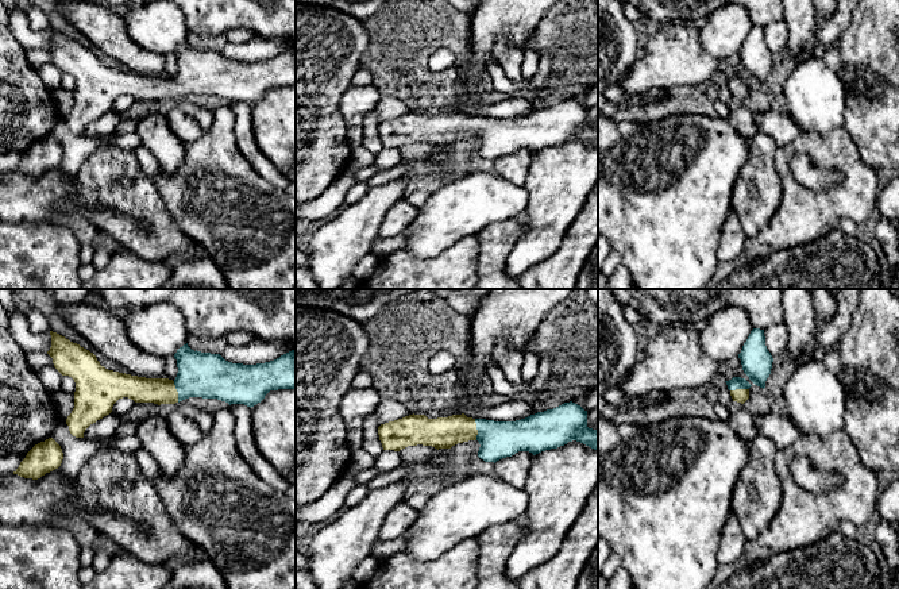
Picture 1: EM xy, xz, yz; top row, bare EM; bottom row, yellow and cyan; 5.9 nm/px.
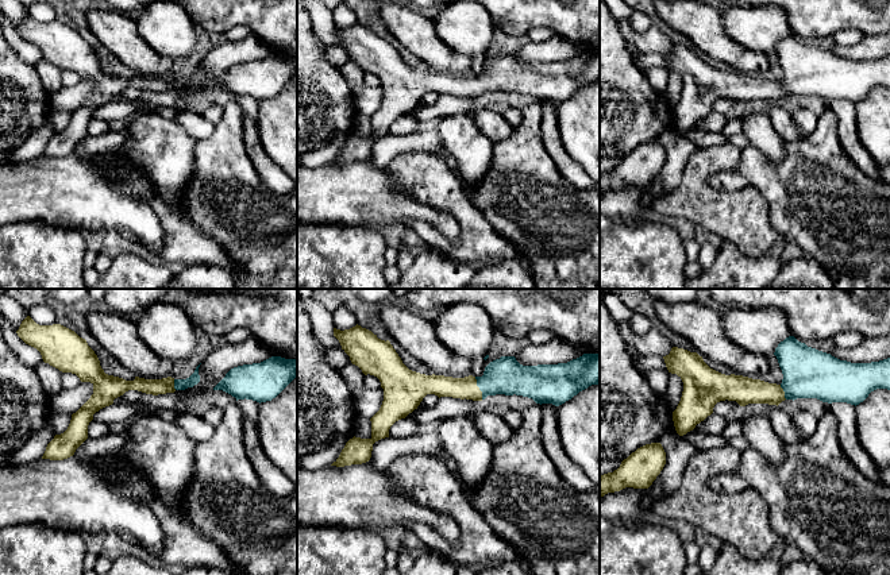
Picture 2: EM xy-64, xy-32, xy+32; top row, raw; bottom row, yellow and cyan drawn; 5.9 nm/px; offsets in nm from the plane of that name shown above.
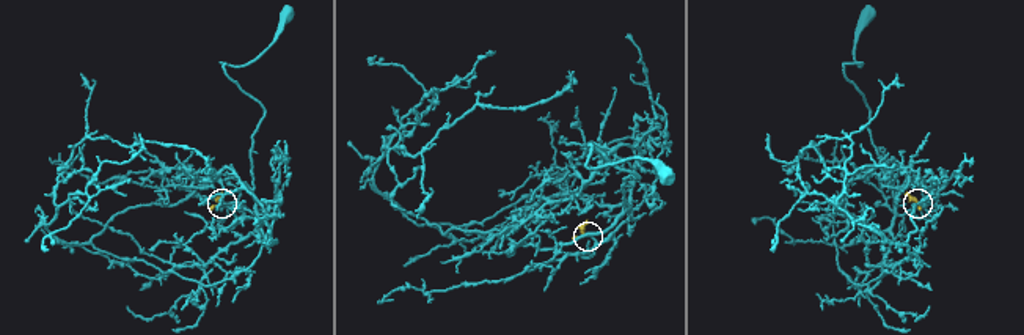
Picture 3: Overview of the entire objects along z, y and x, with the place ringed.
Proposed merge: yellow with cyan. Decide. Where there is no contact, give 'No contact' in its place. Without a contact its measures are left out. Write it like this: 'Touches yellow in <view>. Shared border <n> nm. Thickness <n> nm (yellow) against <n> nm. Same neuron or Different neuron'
Touches yellow in xy. Shared border 130 nm. Thickness 160 nm (yellow) against 280 nm. Same neuron

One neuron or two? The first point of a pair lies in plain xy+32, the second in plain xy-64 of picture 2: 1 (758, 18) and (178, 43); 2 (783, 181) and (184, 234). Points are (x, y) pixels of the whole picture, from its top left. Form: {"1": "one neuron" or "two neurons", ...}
{"1": "one neuron", "2": "two neurons"}

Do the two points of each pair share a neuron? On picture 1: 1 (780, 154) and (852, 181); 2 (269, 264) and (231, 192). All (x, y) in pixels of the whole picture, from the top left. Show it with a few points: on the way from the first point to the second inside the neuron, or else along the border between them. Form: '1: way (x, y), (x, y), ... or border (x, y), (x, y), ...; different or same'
1: way (799, 147), (826, 150), (840, 162); same
2: way (266, 246), (231, 210); same

